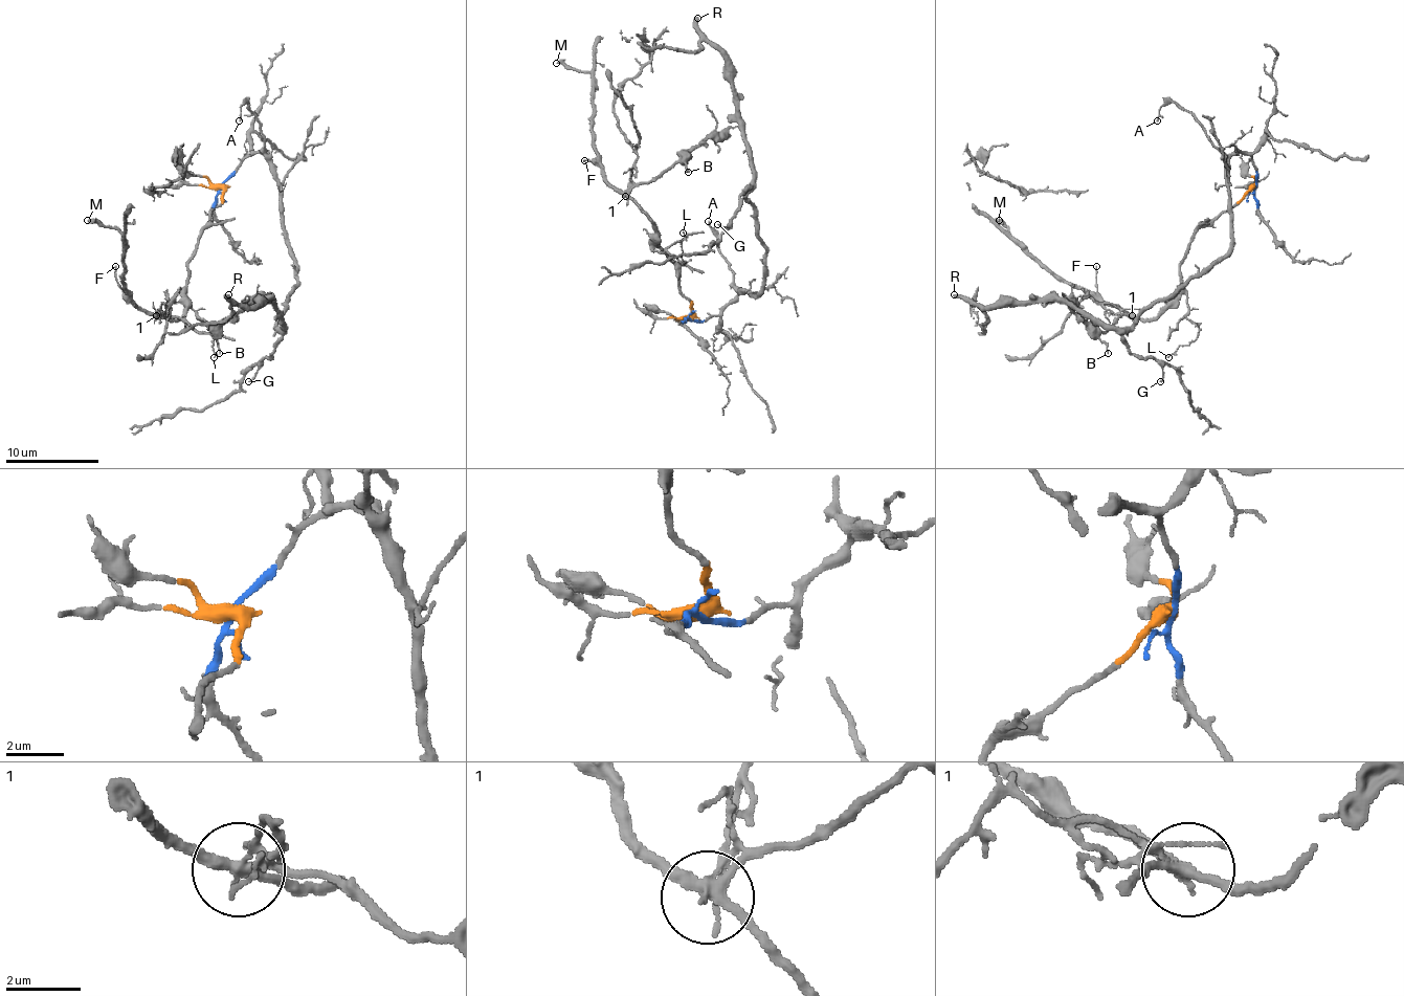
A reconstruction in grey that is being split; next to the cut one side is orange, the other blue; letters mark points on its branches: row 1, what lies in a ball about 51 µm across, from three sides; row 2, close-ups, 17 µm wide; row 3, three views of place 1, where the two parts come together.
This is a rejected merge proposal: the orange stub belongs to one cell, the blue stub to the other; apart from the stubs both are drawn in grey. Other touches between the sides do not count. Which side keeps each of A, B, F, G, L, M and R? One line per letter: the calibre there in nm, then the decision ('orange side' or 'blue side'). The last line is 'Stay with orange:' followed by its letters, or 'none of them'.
A: calibre 130 nm; blue side
B: calibre 90 nm; orange side
F: calibre 100 nm; orange side
G: calibre 120 nm; blue side
L: calibre 120 nm; orange side
M: calibre 360 nm; orange side
R: calibre 360 nm; blue side
Stay with orange: B, F, L, M

